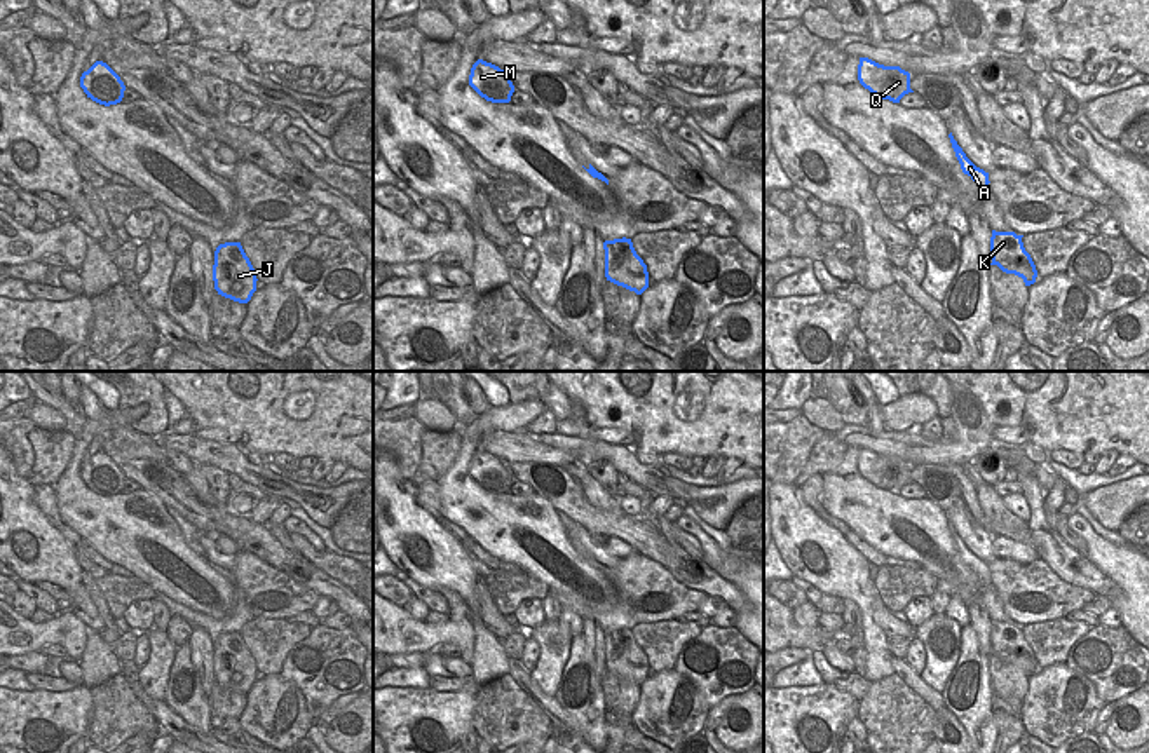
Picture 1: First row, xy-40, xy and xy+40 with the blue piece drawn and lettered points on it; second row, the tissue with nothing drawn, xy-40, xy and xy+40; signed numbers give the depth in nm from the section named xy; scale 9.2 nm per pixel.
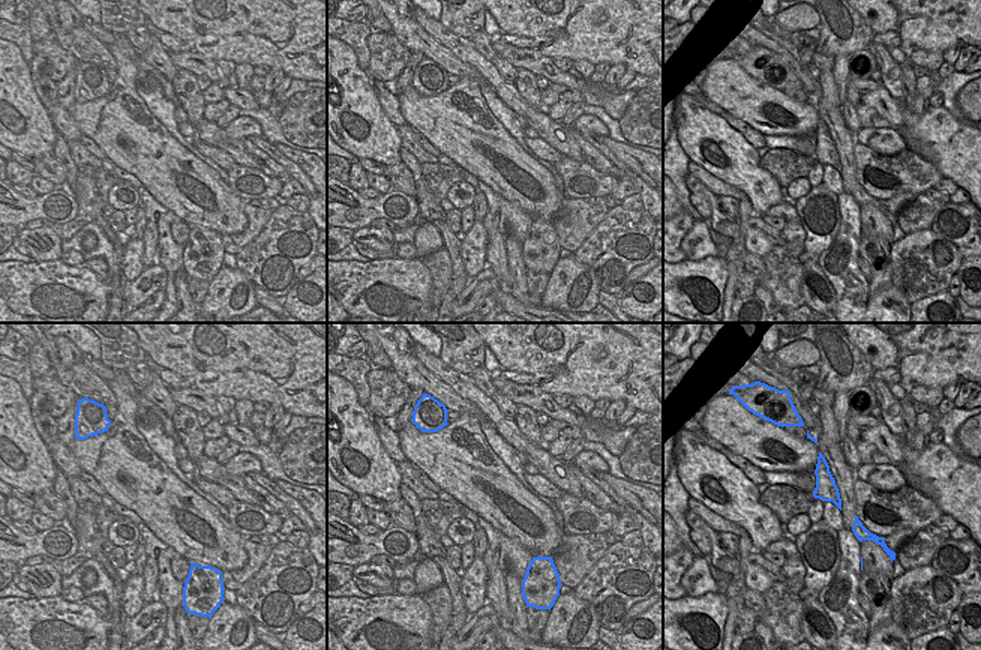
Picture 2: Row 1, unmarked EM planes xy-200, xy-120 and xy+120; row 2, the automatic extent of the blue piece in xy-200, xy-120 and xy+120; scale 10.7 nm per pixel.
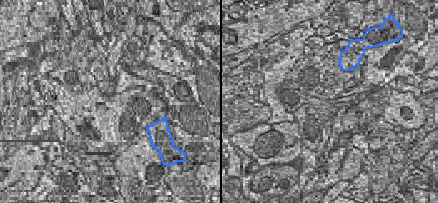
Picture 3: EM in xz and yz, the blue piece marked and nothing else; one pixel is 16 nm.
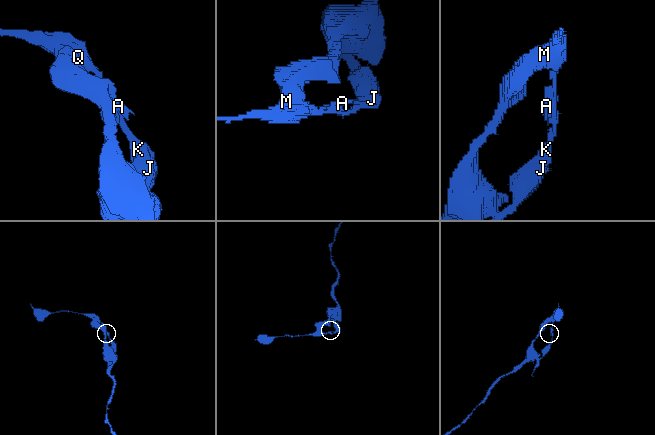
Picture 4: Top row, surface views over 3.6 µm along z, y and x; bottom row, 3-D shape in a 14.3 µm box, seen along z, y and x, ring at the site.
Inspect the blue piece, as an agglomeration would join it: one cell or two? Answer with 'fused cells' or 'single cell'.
fused cells

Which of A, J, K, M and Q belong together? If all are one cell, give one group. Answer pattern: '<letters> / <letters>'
A J K Q / M

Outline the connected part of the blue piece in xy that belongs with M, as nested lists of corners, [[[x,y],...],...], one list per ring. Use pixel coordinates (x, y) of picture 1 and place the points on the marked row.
[[[483,59],[473,64],[469,85],[492,103],[509,103],[514,92],[514,85],[504,70]]]

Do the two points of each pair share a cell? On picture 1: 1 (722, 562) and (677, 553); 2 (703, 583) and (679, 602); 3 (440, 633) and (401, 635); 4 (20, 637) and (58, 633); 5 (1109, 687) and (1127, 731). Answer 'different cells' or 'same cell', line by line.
1: different cells
2: different cells
3: same cell
4: same cell
5: different cells

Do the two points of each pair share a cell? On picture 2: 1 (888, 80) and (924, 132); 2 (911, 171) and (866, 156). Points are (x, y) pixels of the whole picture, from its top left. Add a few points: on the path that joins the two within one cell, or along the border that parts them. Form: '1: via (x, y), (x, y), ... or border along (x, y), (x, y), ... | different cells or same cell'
1: border along (881, 83), (902, 104) | different cells
2: via (900, 171), (887, 171), (876, 167) | same cell

